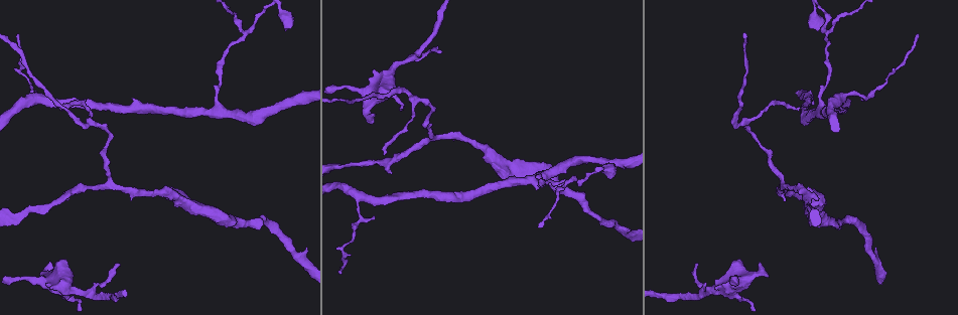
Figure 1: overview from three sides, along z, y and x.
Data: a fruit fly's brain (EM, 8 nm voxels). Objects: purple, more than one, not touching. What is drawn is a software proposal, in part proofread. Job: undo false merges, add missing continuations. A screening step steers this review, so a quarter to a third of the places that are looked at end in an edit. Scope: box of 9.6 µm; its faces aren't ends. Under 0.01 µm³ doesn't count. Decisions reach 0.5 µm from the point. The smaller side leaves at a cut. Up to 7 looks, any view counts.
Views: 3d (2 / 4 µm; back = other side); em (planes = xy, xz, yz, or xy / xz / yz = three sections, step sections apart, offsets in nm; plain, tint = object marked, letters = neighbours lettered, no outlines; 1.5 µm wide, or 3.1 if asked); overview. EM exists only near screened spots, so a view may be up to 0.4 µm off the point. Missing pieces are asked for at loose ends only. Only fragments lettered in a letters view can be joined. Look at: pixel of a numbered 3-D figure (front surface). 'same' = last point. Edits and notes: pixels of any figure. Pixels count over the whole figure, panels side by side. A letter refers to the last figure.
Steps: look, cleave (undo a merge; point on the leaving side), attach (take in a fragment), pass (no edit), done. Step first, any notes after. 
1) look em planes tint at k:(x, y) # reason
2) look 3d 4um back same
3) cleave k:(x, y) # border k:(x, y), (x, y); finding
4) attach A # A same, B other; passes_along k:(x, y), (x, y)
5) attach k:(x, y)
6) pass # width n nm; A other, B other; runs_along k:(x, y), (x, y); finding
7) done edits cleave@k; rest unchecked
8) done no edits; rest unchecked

look em planes tint at 1:(843, 97) # three arms meet

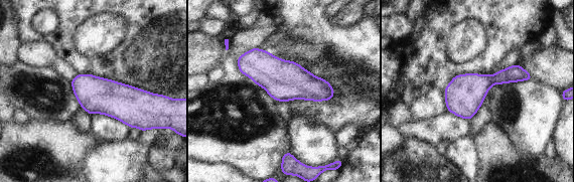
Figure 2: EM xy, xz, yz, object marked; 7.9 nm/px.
look em planes letters same # what lies round it

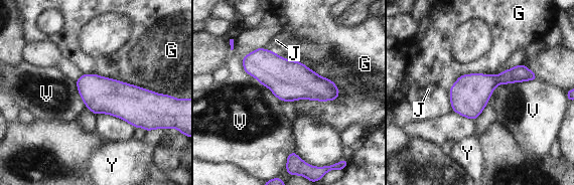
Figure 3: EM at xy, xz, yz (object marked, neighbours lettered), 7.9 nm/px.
pass # G other, J other, V other, Y other; all the same cell

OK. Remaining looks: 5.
look 3d 2um at 1:(792, 191) # calibre changes

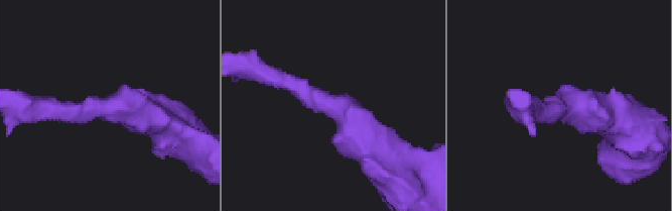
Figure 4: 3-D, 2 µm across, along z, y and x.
look em planes tint at 4:(338, 114) # need the tissue

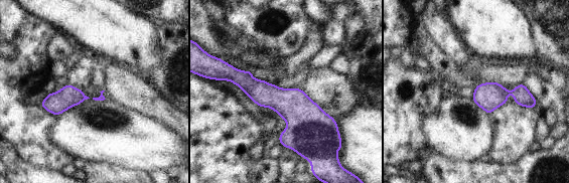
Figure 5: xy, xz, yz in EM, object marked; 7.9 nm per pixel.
look em planes letters same # see the neighbours

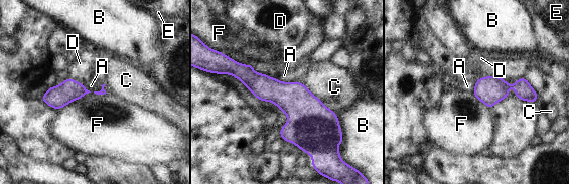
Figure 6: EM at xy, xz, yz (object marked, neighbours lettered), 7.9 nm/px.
pass # longest_contact C 340 nm; A other, B other, C other, D other, E other, F other; one cell here

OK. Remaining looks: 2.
look 3d 2um at 1:(246, 33)

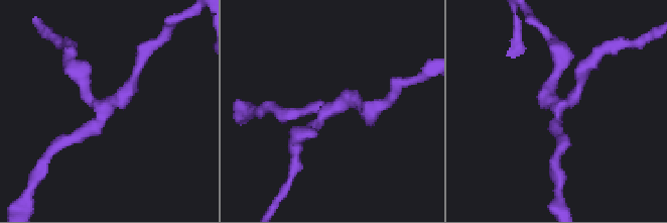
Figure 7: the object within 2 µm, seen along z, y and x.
look em yz step 4 letters at 7:(558, 108) # arms 3; shape alone is not enough

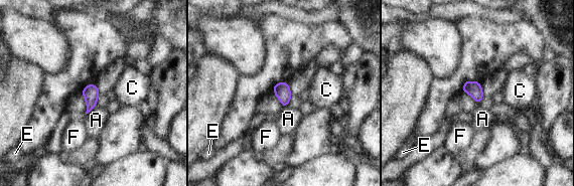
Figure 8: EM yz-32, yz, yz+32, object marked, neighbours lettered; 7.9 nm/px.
pass # longest_contact A 110 nm; A other, C other, E other, F other; border 8:(96, 106), (86, 114); continuous, no second cell

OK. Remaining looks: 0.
done no edits; rest unchecked

